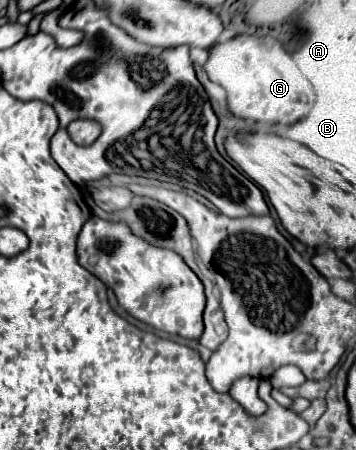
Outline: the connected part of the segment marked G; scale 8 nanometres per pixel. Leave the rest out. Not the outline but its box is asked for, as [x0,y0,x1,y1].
[204,36,316,124]

